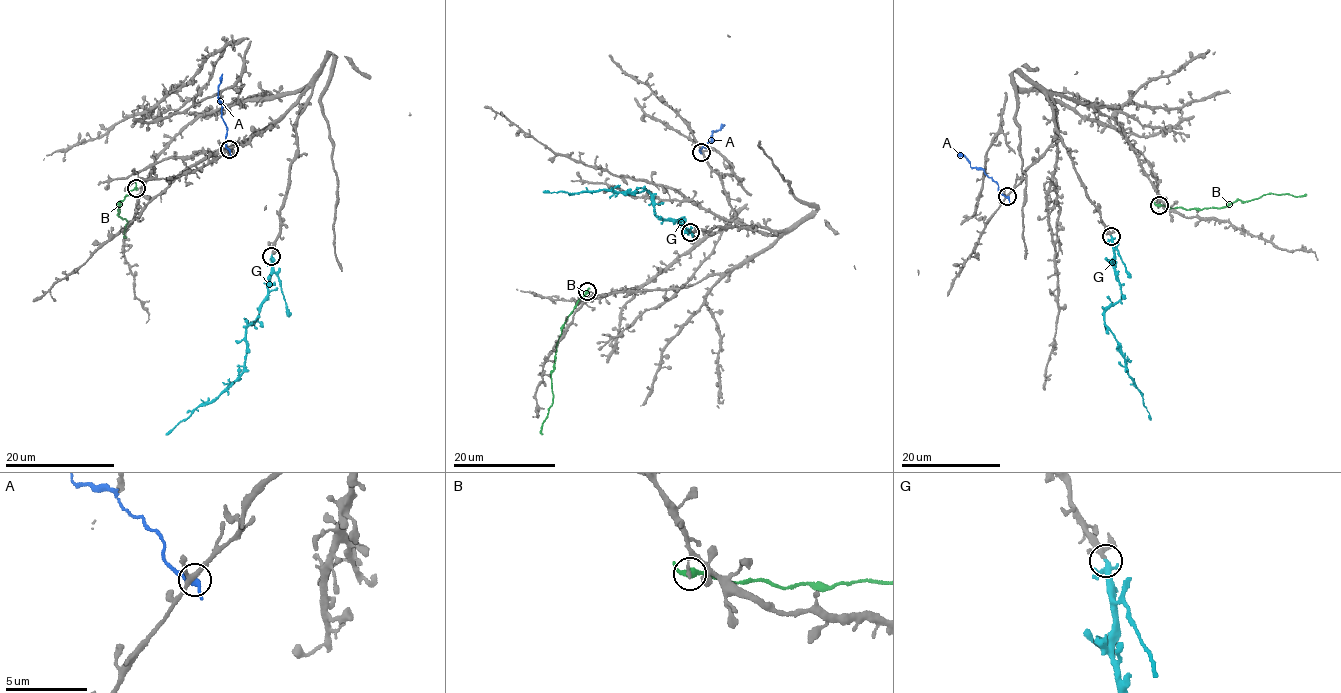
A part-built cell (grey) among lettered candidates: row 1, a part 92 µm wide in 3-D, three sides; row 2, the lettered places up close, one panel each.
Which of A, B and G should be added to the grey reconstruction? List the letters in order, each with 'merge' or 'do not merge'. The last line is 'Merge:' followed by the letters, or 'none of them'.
A: do not merge
B: do not merge
G: merge
Merge: G

